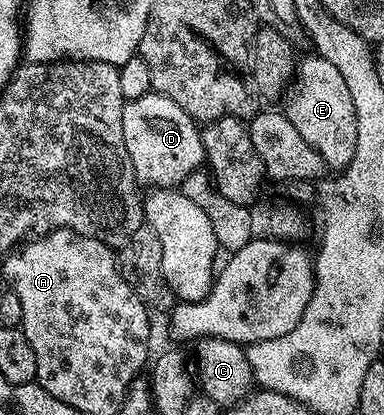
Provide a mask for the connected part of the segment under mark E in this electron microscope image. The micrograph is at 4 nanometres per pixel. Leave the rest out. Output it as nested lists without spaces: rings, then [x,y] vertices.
[[[310,55],[298,62],[295,76],[286,94],[285,112],[293,127],[301,131],[305,143],[321,155],[324,166],[331,171],[341,171],[353,159],[357,147],[357,111],[353,111],[353,99],[341,71],[329,63],[329,59]]]

